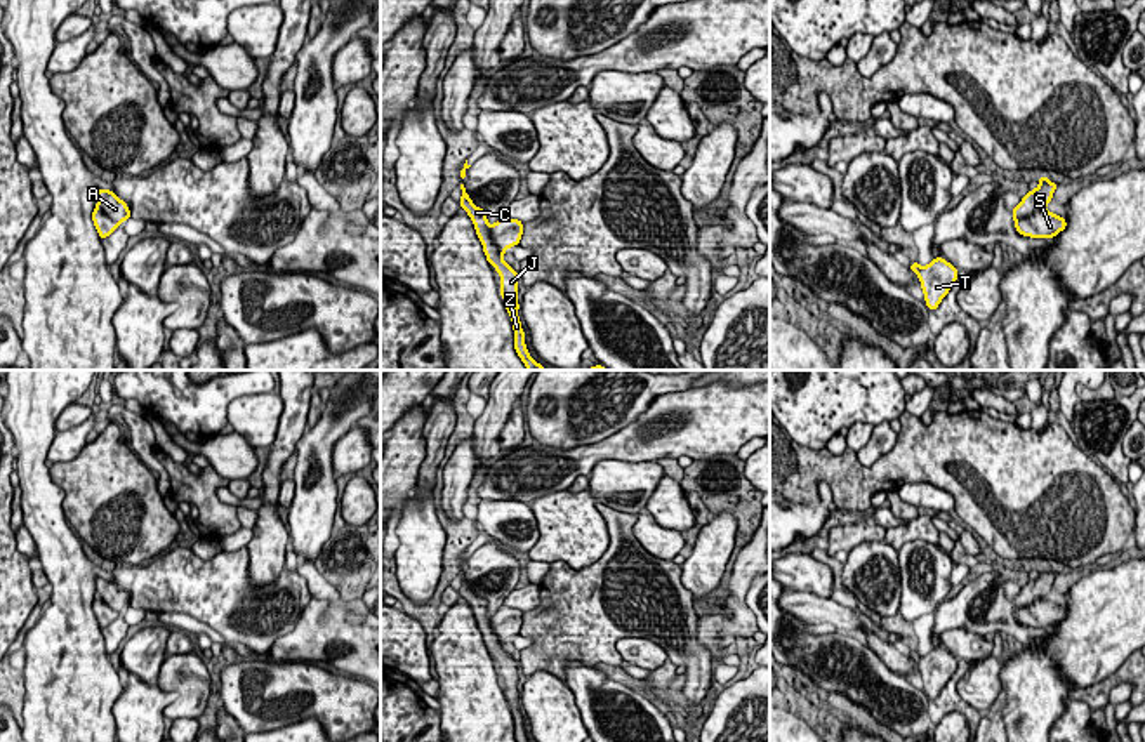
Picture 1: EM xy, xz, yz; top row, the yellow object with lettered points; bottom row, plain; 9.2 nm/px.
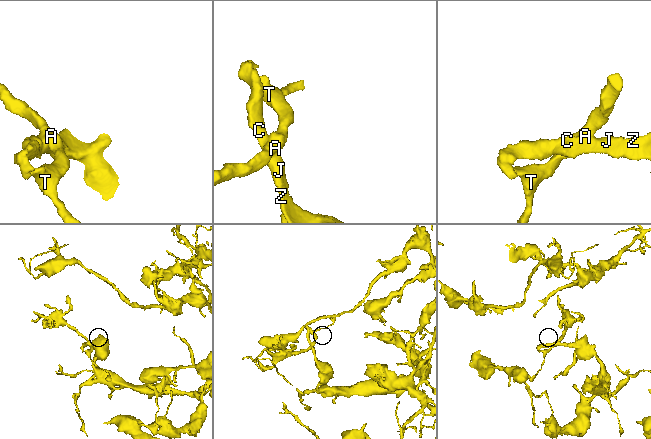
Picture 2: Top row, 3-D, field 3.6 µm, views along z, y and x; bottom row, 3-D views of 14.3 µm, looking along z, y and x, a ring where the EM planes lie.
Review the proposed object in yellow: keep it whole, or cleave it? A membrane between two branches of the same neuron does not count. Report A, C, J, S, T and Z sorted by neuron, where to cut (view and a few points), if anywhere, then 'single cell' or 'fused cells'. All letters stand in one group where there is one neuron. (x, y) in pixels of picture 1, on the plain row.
A C J S T Z; no cut; single cell

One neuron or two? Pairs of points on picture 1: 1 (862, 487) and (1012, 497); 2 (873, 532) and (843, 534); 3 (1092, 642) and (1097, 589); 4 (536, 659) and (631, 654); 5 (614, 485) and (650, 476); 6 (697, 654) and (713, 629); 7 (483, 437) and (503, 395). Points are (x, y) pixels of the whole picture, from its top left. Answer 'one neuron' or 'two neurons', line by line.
1: one neuron
2: one neuron
3: one neuron
4: two neurons
5: one neuron
6: two neurons
7: one neuron

